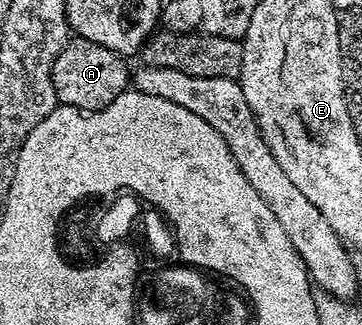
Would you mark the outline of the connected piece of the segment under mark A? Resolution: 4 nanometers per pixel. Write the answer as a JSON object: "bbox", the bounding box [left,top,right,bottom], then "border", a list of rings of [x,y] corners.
{"bbox":[52,37,130,110],"border":[[[69,37],[67,44],[58,52],[52,69],[52,83],[56,93],[56,101],[61,106],[73,106],[79,110],[101,110],[111,104],[115,98],[129,89],[130,66],[121,55],[115,54],[110,48],[102,48],[102,44],[94,44],[85,38]]]}

